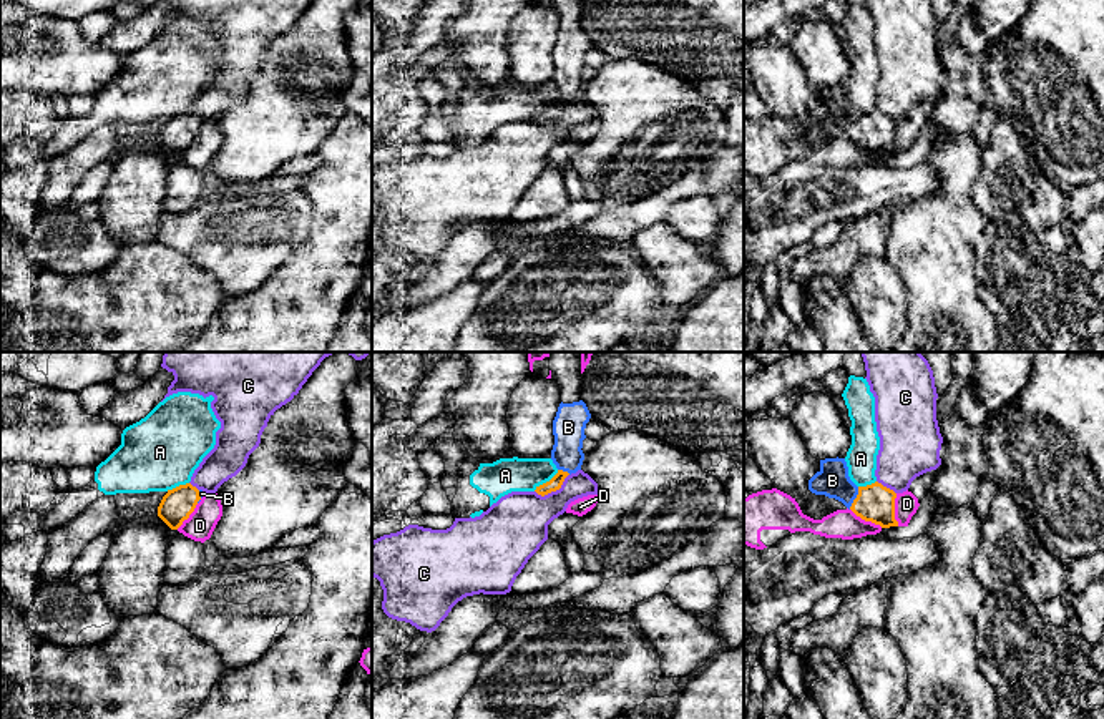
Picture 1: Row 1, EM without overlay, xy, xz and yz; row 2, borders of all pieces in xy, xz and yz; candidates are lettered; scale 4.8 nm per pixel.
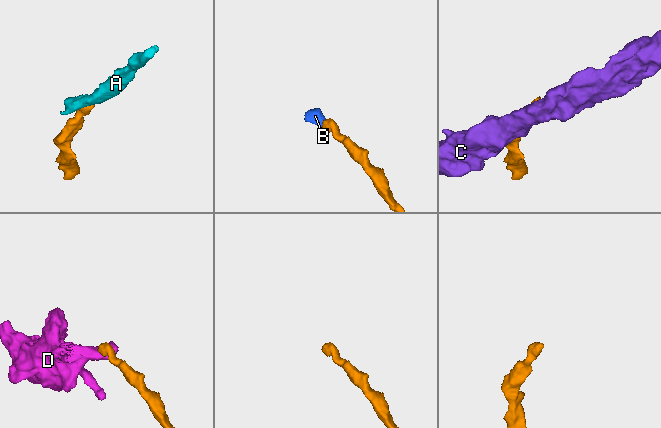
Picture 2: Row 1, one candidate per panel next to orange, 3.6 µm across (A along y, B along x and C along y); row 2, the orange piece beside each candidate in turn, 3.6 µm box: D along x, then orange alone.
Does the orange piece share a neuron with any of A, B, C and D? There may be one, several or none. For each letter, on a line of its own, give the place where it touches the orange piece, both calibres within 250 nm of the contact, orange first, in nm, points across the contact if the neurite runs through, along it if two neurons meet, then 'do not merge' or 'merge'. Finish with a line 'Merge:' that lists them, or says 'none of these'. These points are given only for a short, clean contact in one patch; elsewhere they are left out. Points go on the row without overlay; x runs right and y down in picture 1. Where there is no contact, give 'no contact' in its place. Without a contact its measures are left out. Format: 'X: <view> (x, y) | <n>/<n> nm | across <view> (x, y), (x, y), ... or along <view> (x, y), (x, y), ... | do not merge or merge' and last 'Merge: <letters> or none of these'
A: xz (547, 110) | 70/170 nm | along xz (558, 98), (533, 118) | do not merge
B: yz (855, 127) | 180/160 nm | across yz (875, 132), (855, 127), (832, 108) | merge
C: xz (553, 118) | 70/300 nm | do not merge
D: yz (893, 138) | 180/110 nm | along yz (895, 122), (895, 148), (898, 153) | do not merge
Merge: B

